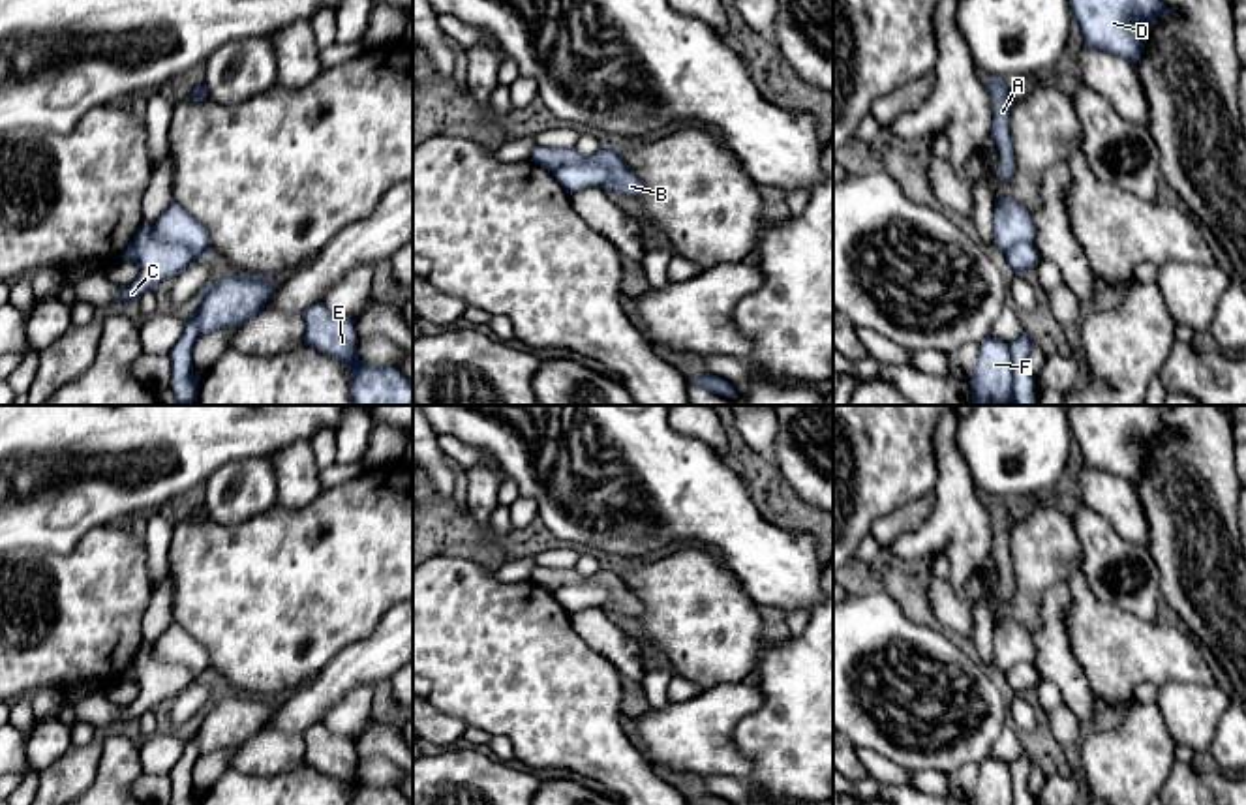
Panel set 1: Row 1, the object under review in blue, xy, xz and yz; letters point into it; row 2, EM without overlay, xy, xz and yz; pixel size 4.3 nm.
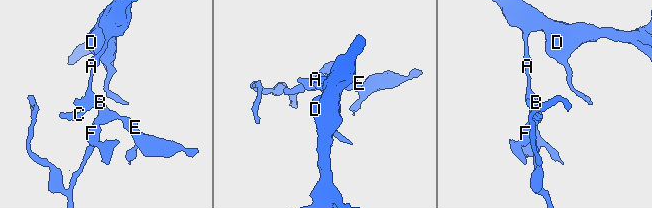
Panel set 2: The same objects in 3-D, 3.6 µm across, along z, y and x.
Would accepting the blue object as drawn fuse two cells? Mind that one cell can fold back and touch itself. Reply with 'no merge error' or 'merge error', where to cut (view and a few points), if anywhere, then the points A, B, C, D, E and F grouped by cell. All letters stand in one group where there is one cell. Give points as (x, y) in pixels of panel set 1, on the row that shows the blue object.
merge error; cut xz (552, 171), (562, 166), (599, 164), (608, 179); groups A B D E F / C

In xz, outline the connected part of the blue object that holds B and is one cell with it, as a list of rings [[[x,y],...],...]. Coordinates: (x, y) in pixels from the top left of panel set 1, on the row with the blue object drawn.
[[[604,144],[591,156],[580,154],[576,148],[555,150],[537,146],[531,154],[531,161],[539,163],[548,171],[555,171],[561,165],[578,163],[600,165],[608,171],[608,180],[604,182],[602,190],[619,191],[636,199],[644,195],[644,180],[631,171],[623,156],[615,154],[610,144]]]

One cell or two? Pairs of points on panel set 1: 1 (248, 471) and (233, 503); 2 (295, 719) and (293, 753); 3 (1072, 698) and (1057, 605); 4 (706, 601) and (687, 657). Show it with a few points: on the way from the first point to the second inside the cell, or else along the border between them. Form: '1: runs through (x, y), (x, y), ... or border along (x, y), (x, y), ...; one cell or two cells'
1: runs through (248, 479), (233, 496); one cell
2: border along (261, 730), (278, 730), (301, 738); two cells
3: runs through (1068, 676), (1053, 657), (1053, 627); one cell
4: runs through (702, 614), (700, 644); one cell

